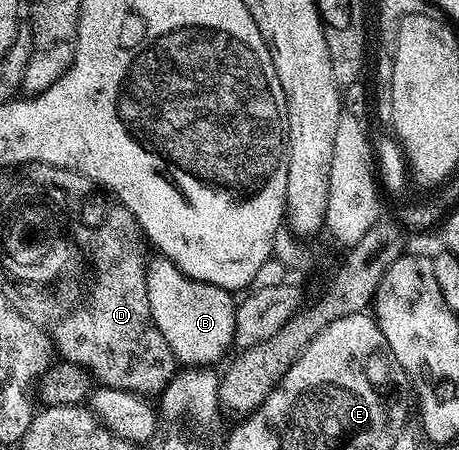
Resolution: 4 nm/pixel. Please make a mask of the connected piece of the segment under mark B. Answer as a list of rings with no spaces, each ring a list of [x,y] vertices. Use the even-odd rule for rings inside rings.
[[[156,257],[147,265],[148,304],[152,306],[152,320],[156,328],[166,337],[166,345],[170,345],[172,355],[177,364],[189,363],[189,368],[211,368],[214,363],[233,346],[236,337],[237,304],[229,292],[210,289],[207,283],[198,283],[188,278],[170,259]]]

